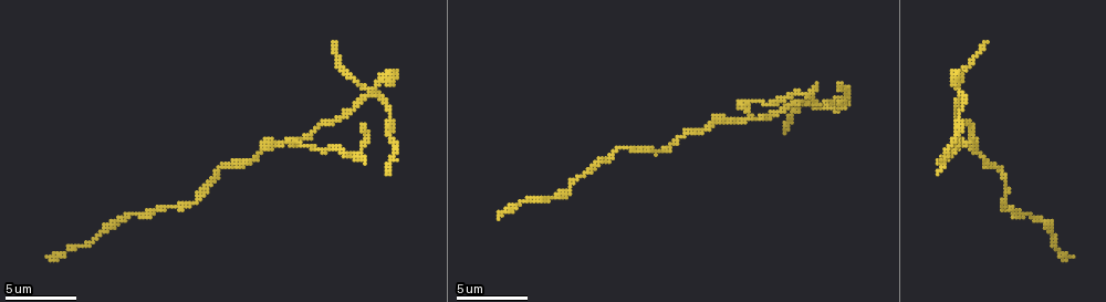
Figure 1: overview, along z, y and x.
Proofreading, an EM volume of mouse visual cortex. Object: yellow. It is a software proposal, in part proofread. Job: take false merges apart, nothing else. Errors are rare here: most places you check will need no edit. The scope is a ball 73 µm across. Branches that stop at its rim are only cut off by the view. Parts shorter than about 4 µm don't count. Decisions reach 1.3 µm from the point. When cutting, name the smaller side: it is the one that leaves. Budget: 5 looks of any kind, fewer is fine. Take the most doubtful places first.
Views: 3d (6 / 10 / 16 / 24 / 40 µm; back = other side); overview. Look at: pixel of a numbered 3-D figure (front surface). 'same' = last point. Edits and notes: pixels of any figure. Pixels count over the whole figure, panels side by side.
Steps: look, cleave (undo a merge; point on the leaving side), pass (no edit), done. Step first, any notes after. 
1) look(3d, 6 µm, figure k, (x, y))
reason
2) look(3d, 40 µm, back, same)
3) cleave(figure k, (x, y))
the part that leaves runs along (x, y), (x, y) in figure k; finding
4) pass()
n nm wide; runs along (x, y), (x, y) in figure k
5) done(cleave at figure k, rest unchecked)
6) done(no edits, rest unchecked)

look(3d, 6 µm, figure 1, (958, 91))

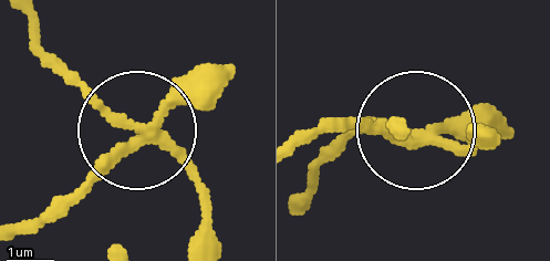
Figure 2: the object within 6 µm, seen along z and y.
cleave(figure 2, (89, 95))
230 nm wide; the part that leaves runs along (149, 138), (197, 194), (205, 241) in figure 2; a second neuron is stuck on

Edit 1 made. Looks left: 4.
look(3d, 16 µm, figure 1, (966, 143))
arms part here

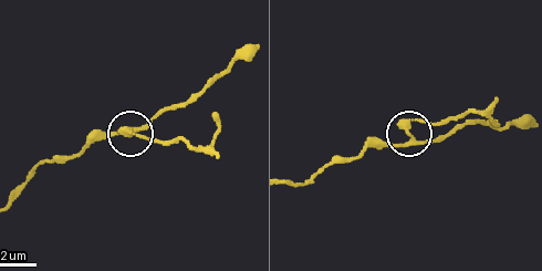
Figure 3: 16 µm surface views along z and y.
look(3d, 6 µm, figure 3, (408, 133))
closer look

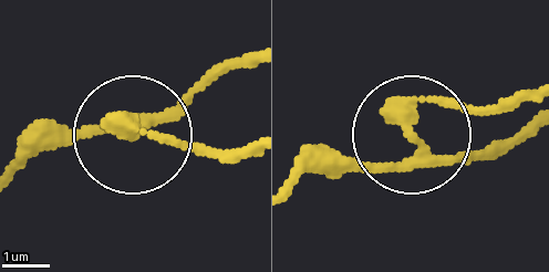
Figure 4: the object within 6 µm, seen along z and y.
cleave(figure 4, (185, 144))
3 arms; the part that leaves runs along (120, 116), (211, 153), (247, 153) in figure 4; two neurons meet here

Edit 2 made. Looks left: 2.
look(3d, 6 µm, figure 1, (987, 164))

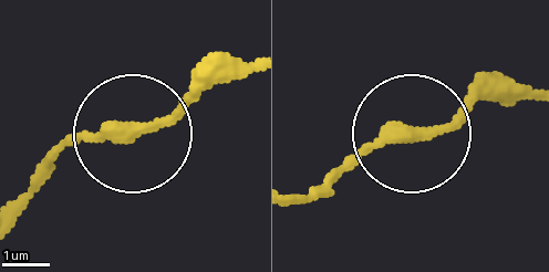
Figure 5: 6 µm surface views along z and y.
pass()
270 nm wide; runs along (127, 125), (159, 121), (215, 65) in figure 5; continuous, no second neuron

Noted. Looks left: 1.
done(cleave at figure 2, cleave at figure 4, rest unchecked)

